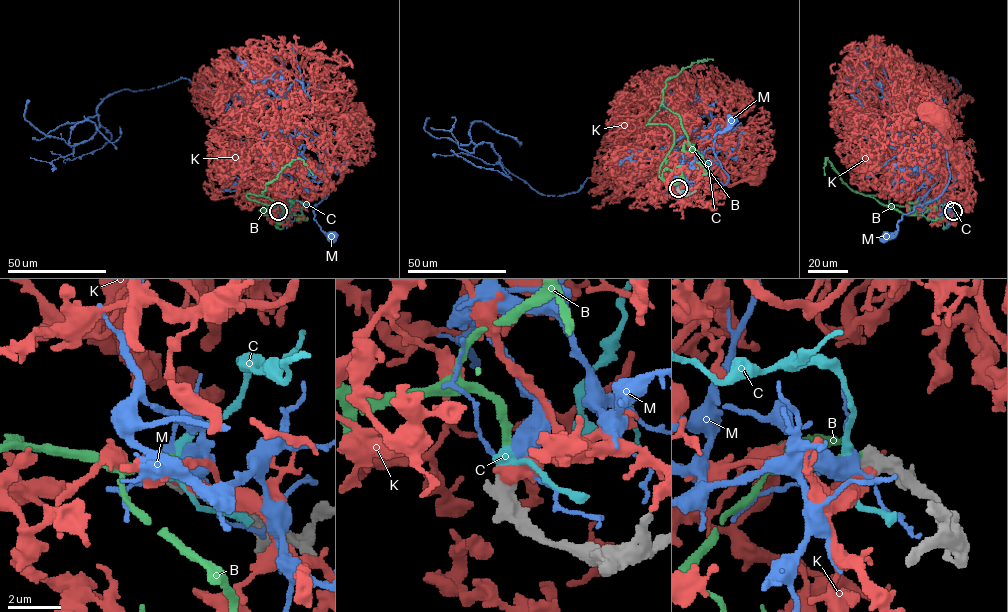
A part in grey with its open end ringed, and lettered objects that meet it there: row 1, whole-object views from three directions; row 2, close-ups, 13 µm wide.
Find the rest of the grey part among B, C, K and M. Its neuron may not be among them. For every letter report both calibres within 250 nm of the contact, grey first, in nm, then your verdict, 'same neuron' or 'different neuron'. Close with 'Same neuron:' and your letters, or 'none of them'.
B: 600/360 nm | same neuron
C: 600/380 nm | different neuron
K: 800/550 nm | different neuron
M: 600/340 nm | different neuron
Same neuron: B

